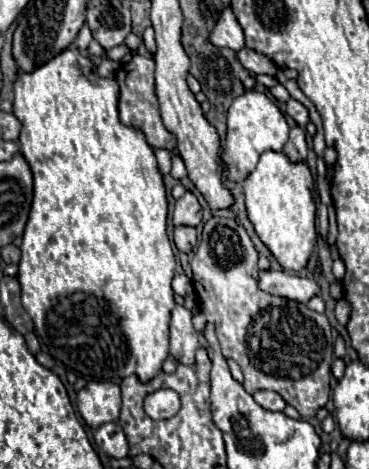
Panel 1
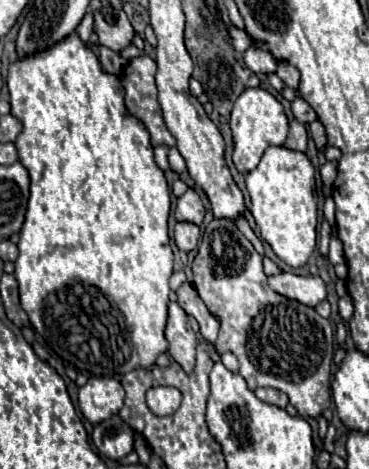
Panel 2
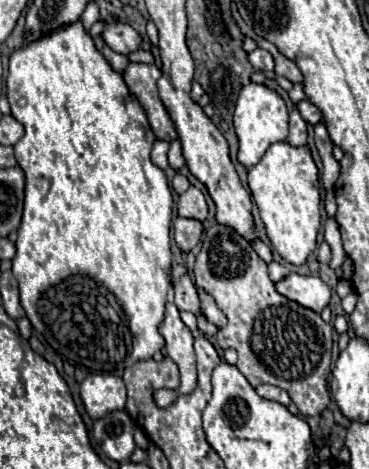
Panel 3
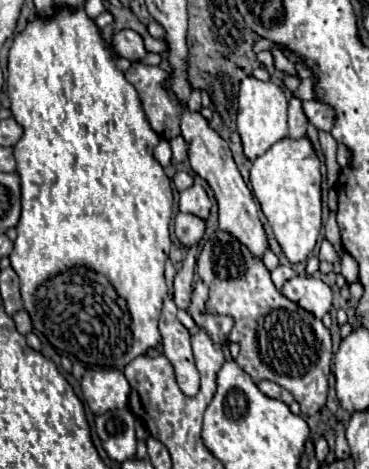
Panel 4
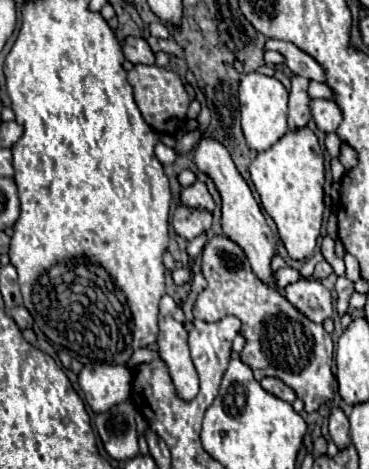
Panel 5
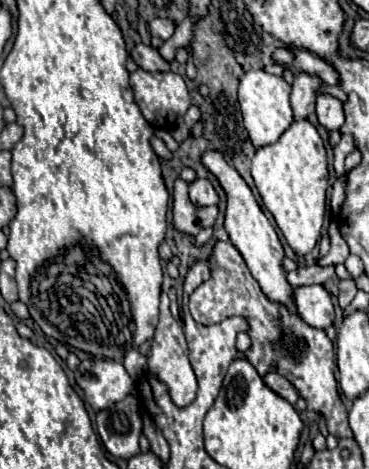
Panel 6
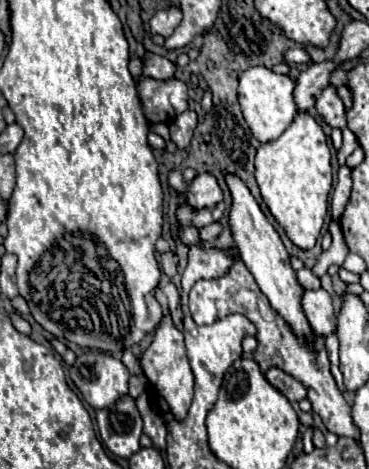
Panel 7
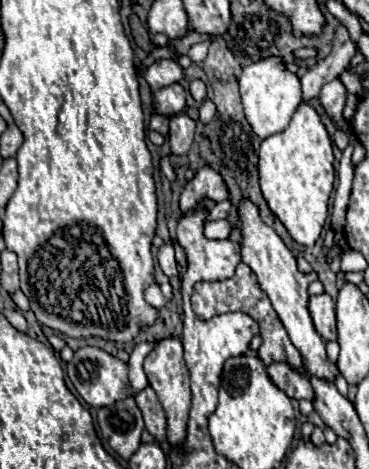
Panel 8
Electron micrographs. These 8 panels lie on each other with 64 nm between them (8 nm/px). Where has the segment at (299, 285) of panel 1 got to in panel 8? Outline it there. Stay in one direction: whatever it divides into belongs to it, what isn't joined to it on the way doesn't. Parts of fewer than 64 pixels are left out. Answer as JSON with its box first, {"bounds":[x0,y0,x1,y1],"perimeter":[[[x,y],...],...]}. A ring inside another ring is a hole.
{"bounds":[308,294,338,342],"perimeter":[[[320,294],[320,296],[310,296],[310,304],[308,304],[310,316],[314,320],[316,332],[326,340],[332,342],[338,338],[336,334],[336,314],[334,314],[334,300],[328,294]]]}

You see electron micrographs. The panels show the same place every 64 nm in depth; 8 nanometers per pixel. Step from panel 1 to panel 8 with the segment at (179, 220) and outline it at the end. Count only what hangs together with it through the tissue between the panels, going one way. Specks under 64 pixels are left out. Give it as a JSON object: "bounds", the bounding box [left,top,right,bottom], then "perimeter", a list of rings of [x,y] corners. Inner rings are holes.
{"bounds":[178,166,228,210],"perimeter":[[[202,166],[196,176],[184,186],[178,204],[180,210],[194,210],[204,198],[222,202],[228,198],[228,188],[224,184],[224,178],[212,168],[212,166]]]}

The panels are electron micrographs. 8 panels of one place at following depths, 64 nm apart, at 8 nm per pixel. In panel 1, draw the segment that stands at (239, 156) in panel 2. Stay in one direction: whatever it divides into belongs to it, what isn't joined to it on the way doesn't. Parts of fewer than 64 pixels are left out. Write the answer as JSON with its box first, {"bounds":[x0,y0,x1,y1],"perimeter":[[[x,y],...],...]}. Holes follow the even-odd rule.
{"bounds":[222,90,288,180],"perimeter":[[[246,90],[242,96],[238,96],[232,106],[228,108],[228,134],[226,134],[226,150],[222,152],[222,160],[226,164],[224,174],[234,180],[244,180],[254,166],[258,164],[258,158],[266,150],[282,150],[282,146],[288,140],[288,124],[280,108],[262,92]]]}

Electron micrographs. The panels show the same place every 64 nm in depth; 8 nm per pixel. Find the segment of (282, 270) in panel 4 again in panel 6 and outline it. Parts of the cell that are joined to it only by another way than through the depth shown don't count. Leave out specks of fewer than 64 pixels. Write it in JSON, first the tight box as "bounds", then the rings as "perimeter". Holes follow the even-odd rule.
{"bounds":[288,266,335,288],"perimeter":[[[304,266],[304,268],[298,268],[294,272],[288,274],[288,282],[298,288],[298,286],[304,286],[304,284],[324,284],[328,279],[335,275],[335,266]]]}

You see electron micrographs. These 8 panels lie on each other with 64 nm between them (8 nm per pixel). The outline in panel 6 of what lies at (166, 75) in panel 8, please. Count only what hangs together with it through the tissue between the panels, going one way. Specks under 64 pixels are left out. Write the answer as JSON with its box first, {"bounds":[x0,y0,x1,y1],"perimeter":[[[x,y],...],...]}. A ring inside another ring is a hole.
{"bounds":[132,44,170,72],"perimeter":[[[138,44],[132,52],[132,58],[136,60],[136,64],[146,70],[146,72],[168,72],[170,66],[168,62],[158,54],[158,50],[150,48],[150,46],[144,46],[144,44]]]}

